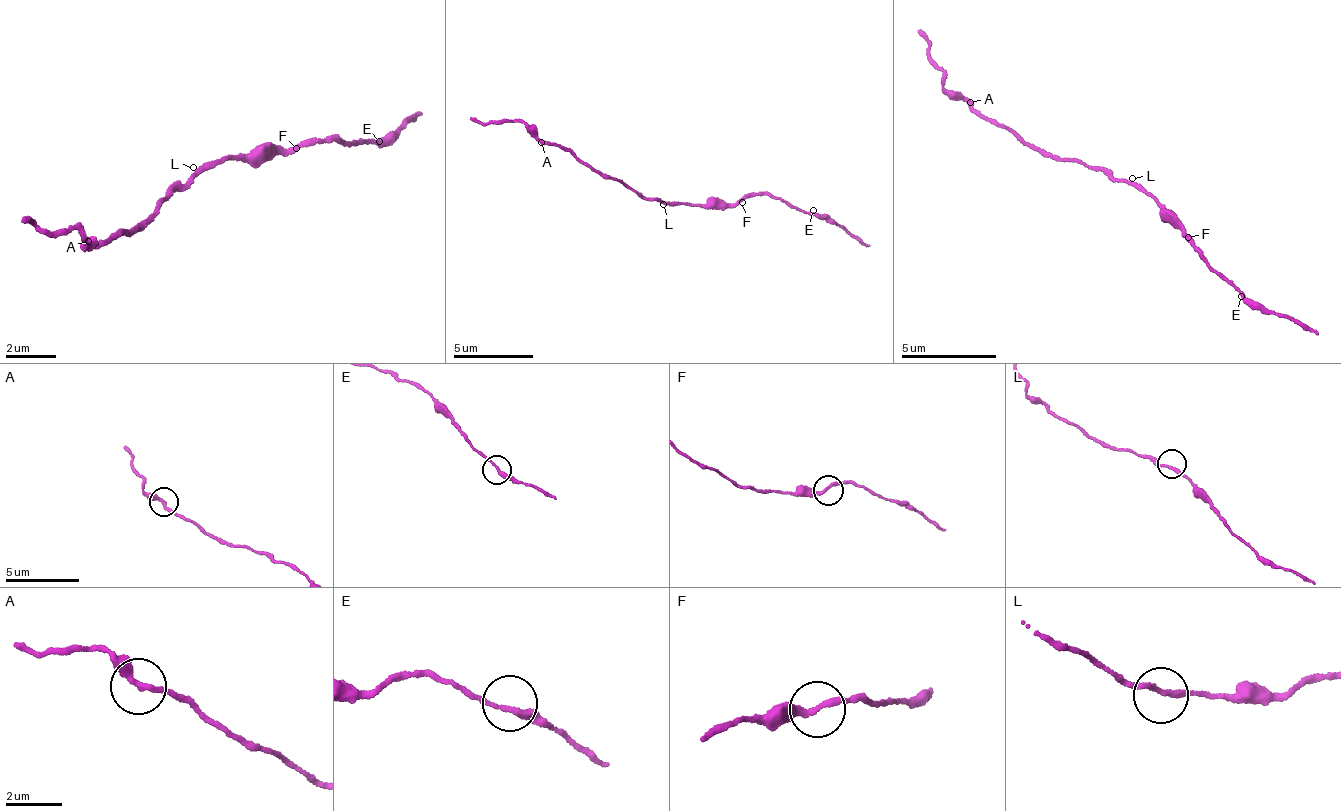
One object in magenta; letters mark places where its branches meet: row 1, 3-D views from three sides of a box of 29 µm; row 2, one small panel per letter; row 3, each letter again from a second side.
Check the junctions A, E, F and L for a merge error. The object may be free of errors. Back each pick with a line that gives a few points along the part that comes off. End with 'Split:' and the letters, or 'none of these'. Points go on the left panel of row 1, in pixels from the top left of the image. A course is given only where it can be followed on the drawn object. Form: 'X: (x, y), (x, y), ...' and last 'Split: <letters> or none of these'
A: (90, 243), (79, 235), (51, 237), (21, 224)
Split: A

